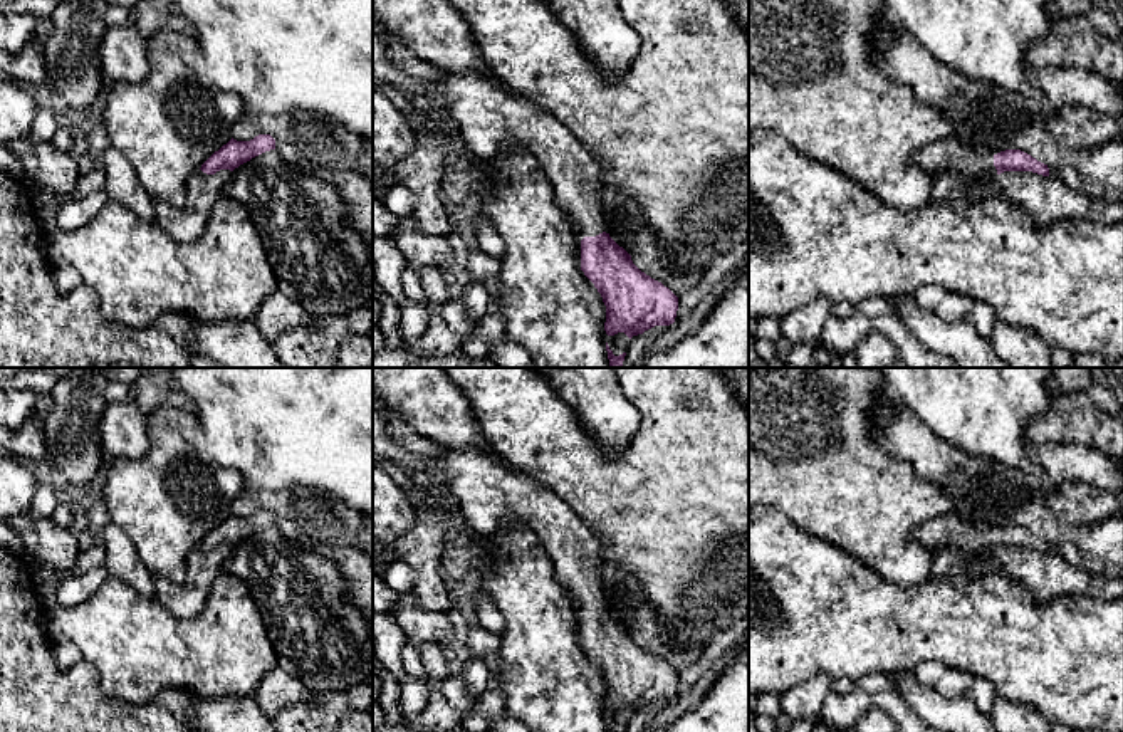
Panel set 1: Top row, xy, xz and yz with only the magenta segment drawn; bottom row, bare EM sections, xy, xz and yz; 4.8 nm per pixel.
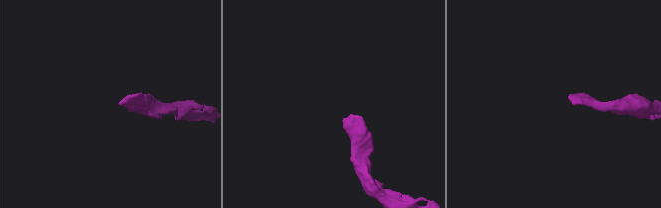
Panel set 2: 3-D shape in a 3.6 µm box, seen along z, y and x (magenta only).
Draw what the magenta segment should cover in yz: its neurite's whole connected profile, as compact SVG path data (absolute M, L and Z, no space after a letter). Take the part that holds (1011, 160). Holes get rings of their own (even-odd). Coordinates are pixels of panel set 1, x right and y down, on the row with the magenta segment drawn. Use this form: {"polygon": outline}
{"polygon": "M955 138L927 143L913 153L913 163L933 178L940 173L953 173L964 181L990 178L1004 171L1032 171L1049 176L1047 165L1021 149L1005 149L992 156L985 149L958 143Z"}

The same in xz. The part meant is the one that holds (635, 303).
{"polygon": "M373 30L373 74L386 91L421 92L447 101L448 118L455 123L465 148L477 158L490 161L504 148L522 148L532 154L549 183L556 203L567 213L567 220L581 240L581 270L594 284L606 306L604 331L608 336L624 332L629 339L655 326L675 322L678 297L661 282L641 272L631 255L606 232L603 195L606 181L598 159L556 118L497 81L475 72L445 71L436 67L435 81L416 79L398 69L388 59L384 39Z"}

